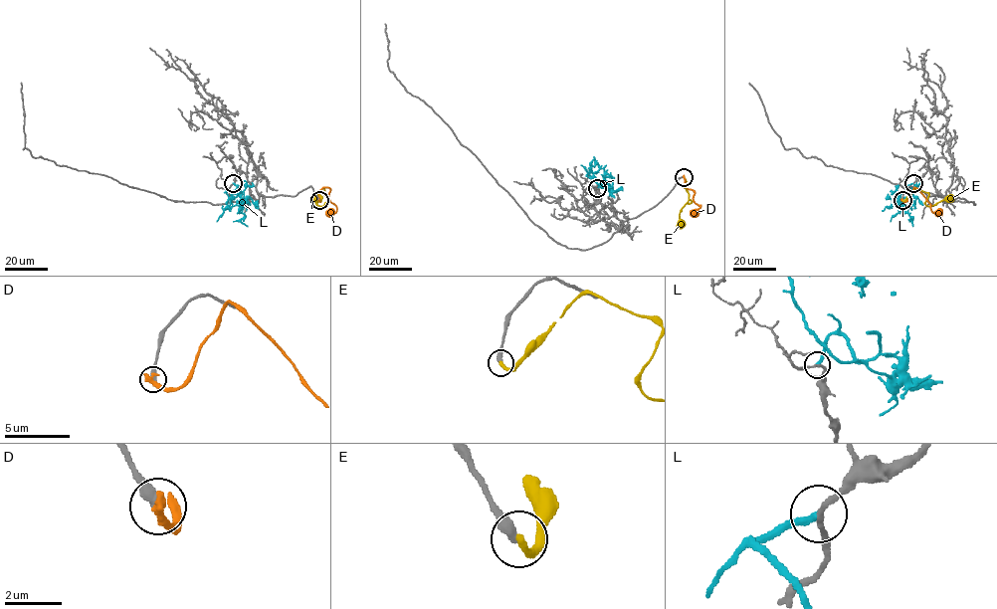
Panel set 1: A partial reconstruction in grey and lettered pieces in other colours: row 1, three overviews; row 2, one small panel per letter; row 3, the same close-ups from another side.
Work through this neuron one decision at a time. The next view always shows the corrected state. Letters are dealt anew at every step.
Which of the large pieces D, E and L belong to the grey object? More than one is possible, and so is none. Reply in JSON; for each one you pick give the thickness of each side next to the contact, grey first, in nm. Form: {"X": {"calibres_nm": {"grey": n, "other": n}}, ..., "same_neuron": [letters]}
{"E": {"calibres_nm": {"grey": 380, "other": 280}}, "same_neuron": ["E"]}

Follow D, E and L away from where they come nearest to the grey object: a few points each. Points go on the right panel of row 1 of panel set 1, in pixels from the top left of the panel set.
D: (901, 200), (906, 201), (915, 187), (930, 204), (931, 211), (938, 216), (941, 214)
E: (902, 200), (915, 188), (928, 194), (927, 206), (953, 197)
L: (913, 183), (908, 185), (912, 190), (908, 198), (910, 207), (905, 205), (891, 221)

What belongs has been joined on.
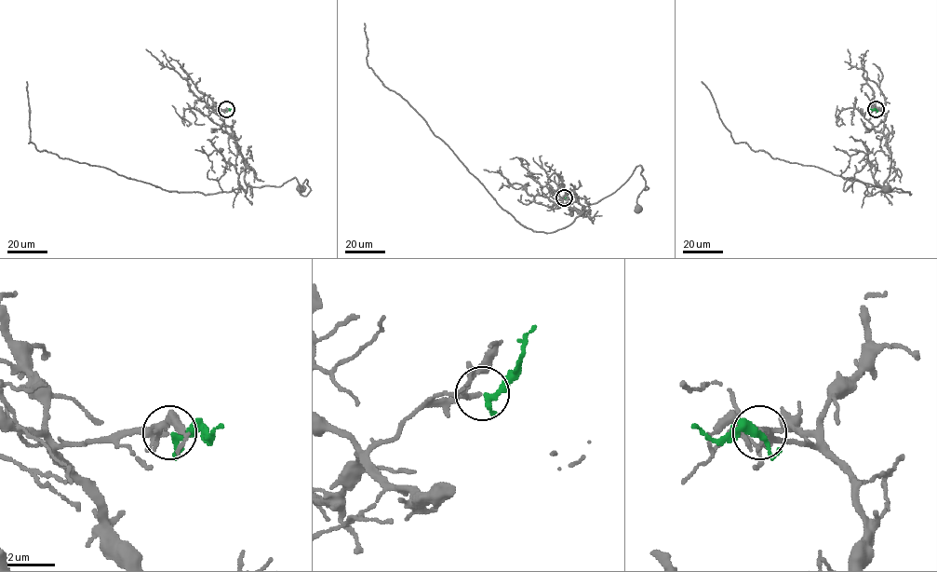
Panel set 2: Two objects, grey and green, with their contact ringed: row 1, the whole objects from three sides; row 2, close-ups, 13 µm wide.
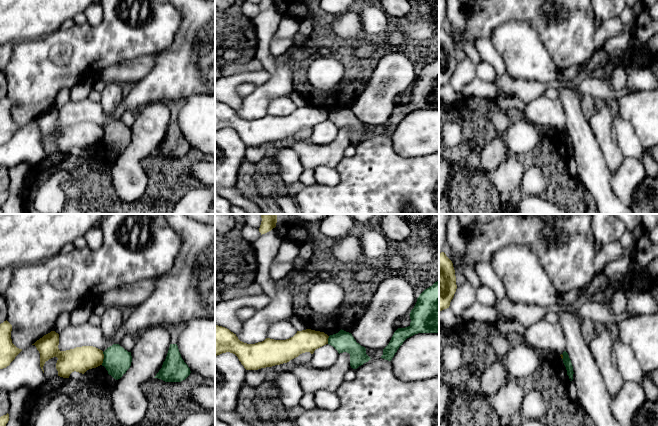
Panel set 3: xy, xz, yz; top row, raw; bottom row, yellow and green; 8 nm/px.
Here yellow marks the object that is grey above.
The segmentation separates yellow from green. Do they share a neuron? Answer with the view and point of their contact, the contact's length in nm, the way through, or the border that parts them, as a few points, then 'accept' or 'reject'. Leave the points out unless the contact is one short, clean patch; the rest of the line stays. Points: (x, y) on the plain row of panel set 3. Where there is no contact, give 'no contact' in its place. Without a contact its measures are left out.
meets yellow in xy at (103, 134); contact 110 nm long; border along xy (103, 128), (103, 138), (101, 140); reject

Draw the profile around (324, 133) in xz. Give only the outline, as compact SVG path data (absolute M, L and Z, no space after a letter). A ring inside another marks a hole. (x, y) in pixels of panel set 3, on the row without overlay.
M326 120L314 127L308 141L316 145L329 144L334 141L338 132L338 127L333 122Z

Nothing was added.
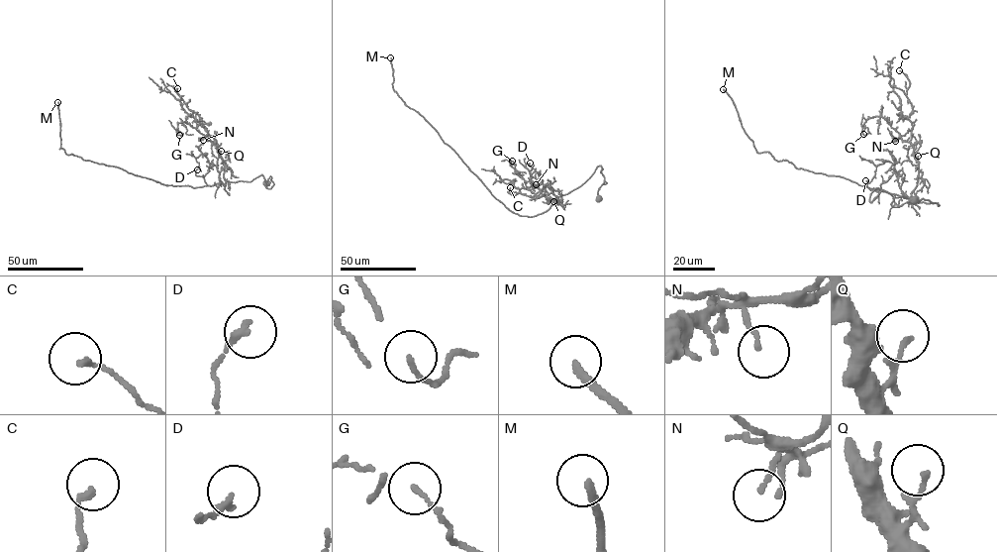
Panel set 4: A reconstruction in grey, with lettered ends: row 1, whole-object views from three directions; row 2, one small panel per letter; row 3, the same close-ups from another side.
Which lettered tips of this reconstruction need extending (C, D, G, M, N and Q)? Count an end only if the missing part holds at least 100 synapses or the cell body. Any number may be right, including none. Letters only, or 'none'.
M

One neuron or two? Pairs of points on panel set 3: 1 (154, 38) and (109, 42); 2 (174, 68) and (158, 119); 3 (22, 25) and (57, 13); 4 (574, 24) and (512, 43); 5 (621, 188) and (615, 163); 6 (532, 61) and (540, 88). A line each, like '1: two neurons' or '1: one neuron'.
1: one neuron
2: two neurons
3: one neuron
4: two neurons
5: two neurons
6: two neurons

